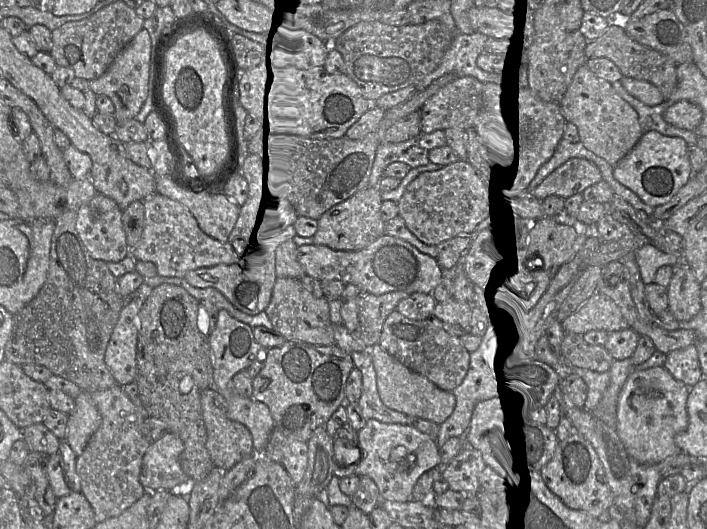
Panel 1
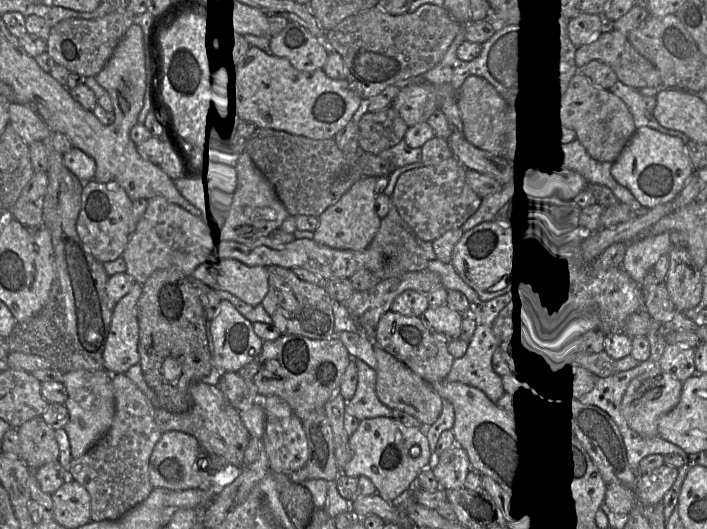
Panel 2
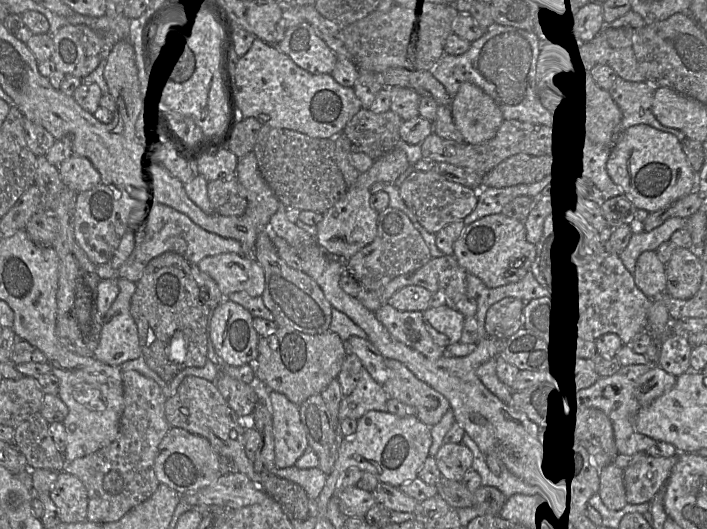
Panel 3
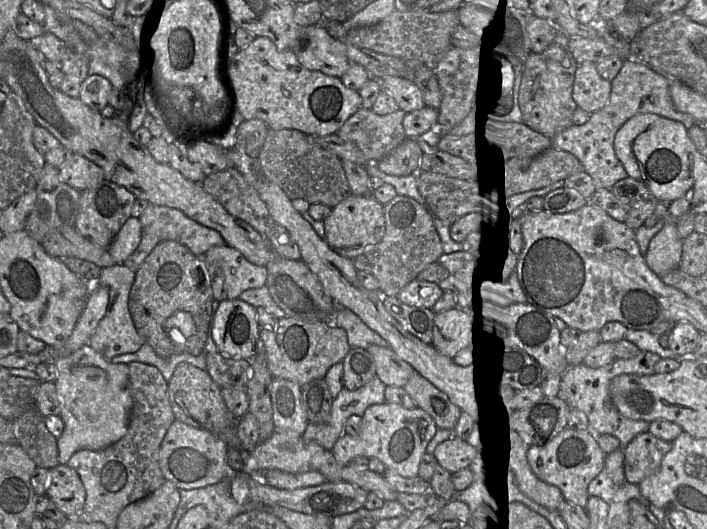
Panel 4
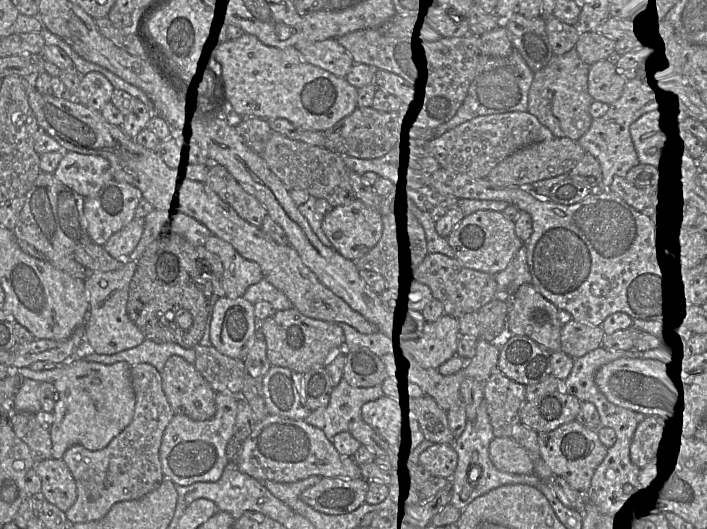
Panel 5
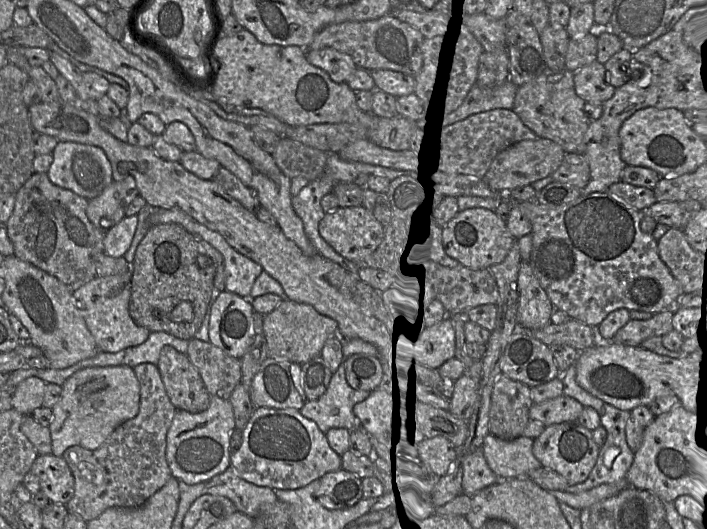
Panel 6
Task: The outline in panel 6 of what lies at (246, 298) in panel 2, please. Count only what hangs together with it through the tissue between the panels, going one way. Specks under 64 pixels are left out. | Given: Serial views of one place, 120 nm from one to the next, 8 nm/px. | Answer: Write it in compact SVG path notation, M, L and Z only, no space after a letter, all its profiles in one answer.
M198 222L194 223L194 236L208 242L223 256L225 290L249 298L256 278L263 271L262 267L232 248L218 232Z

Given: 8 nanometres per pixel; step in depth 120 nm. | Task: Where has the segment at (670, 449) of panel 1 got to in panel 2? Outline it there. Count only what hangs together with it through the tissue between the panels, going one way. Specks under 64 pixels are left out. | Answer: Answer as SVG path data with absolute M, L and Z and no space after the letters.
M659 366L633 379L621 402L621 412L629 427L644 437L658 436L659 419L679 402L683 382L663 371Z

